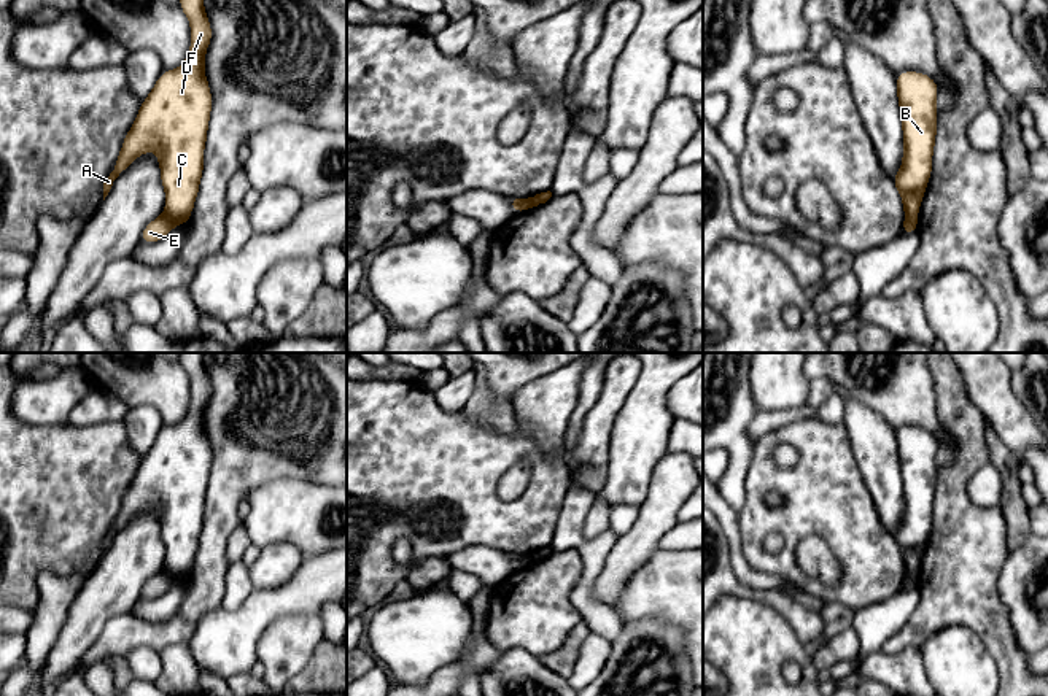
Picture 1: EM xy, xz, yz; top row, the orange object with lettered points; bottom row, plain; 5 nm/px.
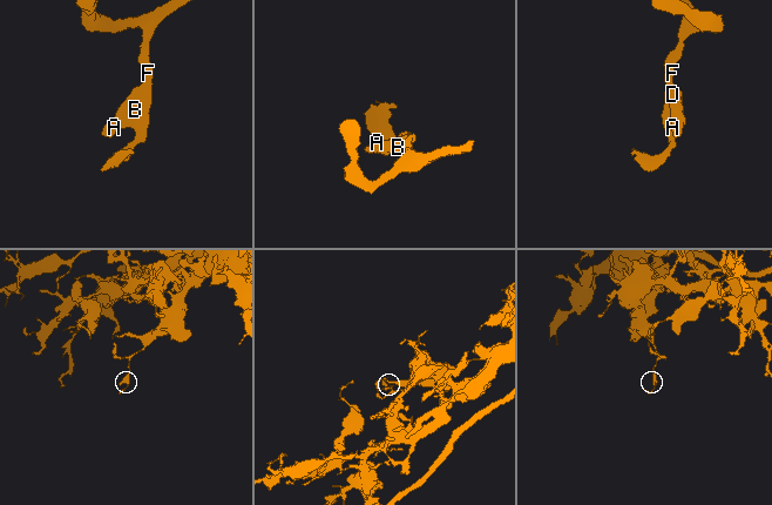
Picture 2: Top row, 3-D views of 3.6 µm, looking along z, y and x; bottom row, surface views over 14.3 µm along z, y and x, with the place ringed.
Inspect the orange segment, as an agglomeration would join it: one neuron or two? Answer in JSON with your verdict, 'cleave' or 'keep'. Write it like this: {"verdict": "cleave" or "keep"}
{"verdict": "cleave"}

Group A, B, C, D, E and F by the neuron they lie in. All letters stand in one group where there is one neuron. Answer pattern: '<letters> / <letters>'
A B C D F / E

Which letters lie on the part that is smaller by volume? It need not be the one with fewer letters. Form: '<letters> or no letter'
E

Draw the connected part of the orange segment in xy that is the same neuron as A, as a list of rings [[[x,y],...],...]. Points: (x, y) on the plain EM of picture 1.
[[[180,353],[191,378],[191,405],[180,424],[164,427],[143,456],[124,494],[113,528],[103,539],[103,556],[113,537],[146,507],[157,507],[165,545],[164,572],[172,582],[188,580],[204,528],[204,502],[212,467],[212,450],[204,429],[212,381],[204,353]]]

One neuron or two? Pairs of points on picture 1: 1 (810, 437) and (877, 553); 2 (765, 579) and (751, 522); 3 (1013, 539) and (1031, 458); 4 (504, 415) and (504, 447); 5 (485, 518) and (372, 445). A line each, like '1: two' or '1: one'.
1: one
2: two
3: two
4: two
5: one

